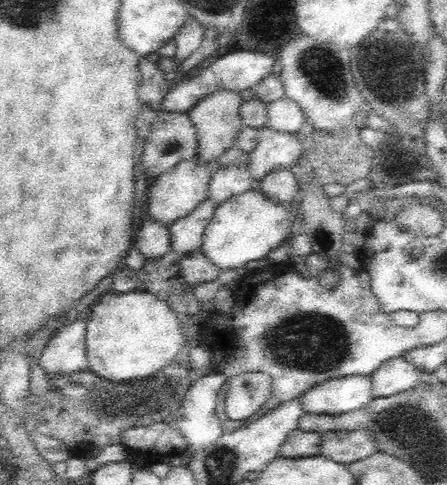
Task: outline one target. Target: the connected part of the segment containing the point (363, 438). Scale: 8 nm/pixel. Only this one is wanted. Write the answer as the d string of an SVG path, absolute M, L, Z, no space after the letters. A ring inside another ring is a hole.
M364 429L320 433L320 452L329 461L349 465L376 452L376 441Z

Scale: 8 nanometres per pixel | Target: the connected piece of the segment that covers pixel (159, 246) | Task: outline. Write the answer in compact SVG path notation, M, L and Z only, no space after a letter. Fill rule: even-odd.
M146 218L142 228L136 232L133 247L138 249L148 260L162 258L172 249L169 226Z

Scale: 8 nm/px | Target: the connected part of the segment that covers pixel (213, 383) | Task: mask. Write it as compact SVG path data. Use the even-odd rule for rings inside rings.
M208 371L208 374L194 382L181 400L178 410L174 412L180 432L188 443L188 452L198 452L202 448L216 442L222 436L221 422L217 416L215 406L219 390L227 383L227 379L218 371Z

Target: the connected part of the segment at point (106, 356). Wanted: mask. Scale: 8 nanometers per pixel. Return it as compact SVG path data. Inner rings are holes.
M140 290L125 293L110 291L106 296L101 294L98 302L90 306L87 313L85 347L89 369L104 380L130 382L152 377L184 354L187 338L182 329L182 320L164 300L157 298L155 294Z

